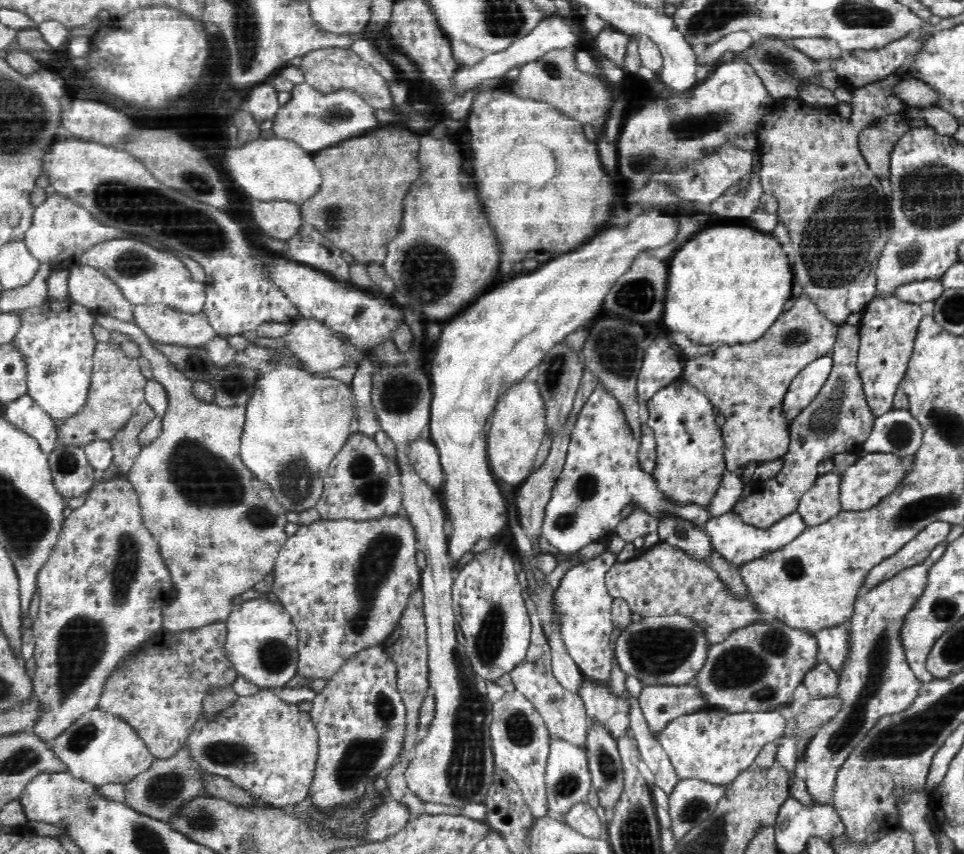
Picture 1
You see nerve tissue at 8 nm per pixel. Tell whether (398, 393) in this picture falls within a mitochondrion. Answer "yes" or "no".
yes

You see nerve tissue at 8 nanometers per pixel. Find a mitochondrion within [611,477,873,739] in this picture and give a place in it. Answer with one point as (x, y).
(747, 666)

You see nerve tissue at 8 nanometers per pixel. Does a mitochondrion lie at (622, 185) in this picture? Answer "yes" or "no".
no

